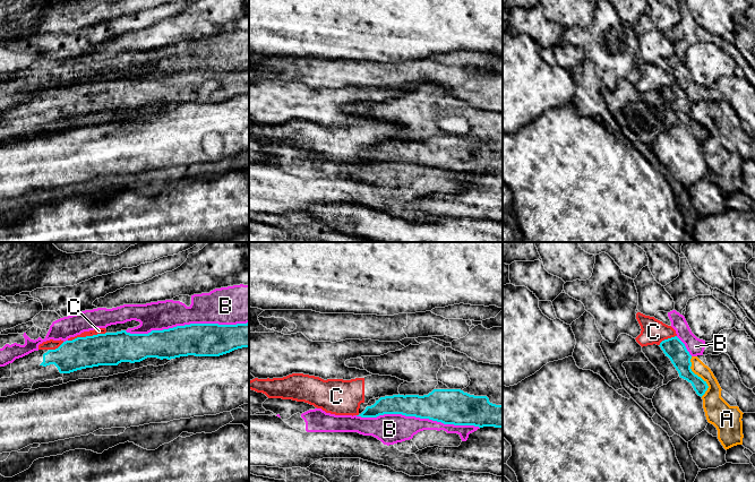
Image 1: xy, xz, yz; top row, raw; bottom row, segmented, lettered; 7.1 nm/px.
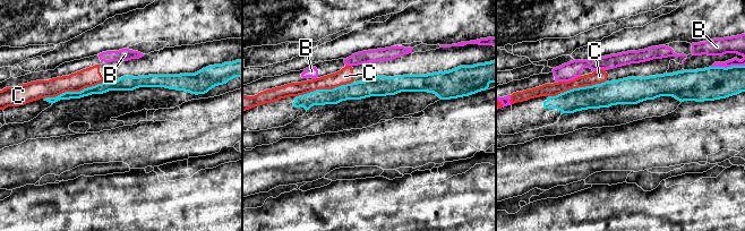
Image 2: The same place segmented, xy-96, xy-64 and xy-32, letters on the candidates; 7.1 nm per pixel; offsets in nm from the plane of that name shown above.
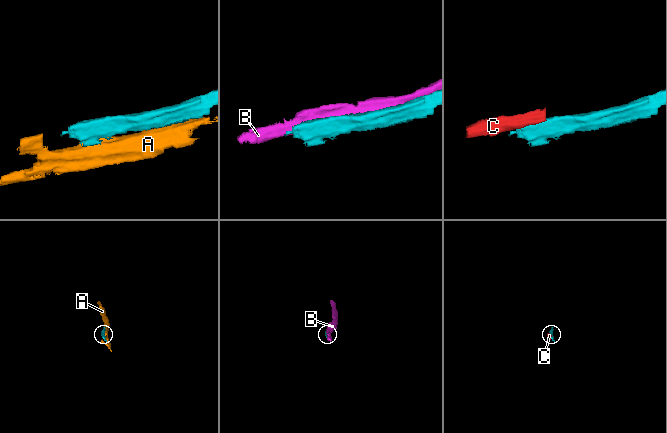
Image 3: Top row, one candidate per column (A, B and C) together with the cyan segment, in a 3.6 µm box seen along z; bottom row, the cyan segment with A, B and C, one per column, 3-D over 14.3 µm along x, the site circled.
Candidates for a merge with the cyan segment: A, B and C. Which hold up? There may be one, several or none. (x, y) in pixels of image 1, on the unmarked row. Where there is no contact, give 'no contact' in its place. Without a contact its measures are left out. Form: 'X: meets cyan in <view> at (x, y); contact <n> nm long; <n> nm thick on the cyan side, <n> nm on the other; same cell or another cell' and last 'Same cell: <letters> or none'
A: meets cyan in yz at (697, 122); contact 300 nm long; 150 nm thick on the cyan side, 160 nm on the other; another cell
B: meets cyan in xy at (186, 71); contact 900 nm long; 240 nm thick on the cyan side, 220 nm on the other; another cell
C: meets cyan in xy at (86, 83); contact 280 nm long; 240 nm thick on the cyan side, 50 nm on the other; another cell
Same cell: none

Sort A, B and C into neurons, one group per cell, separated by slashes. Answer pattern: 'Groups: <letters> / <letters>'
Groups: A / B / C

